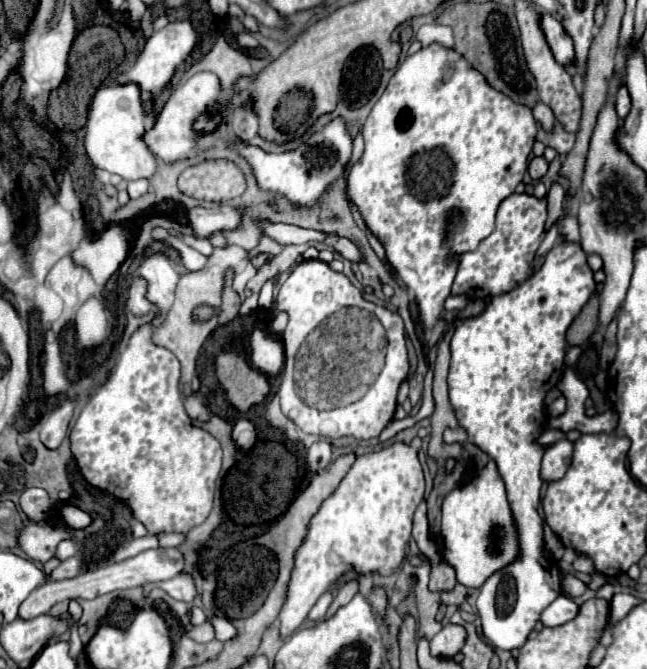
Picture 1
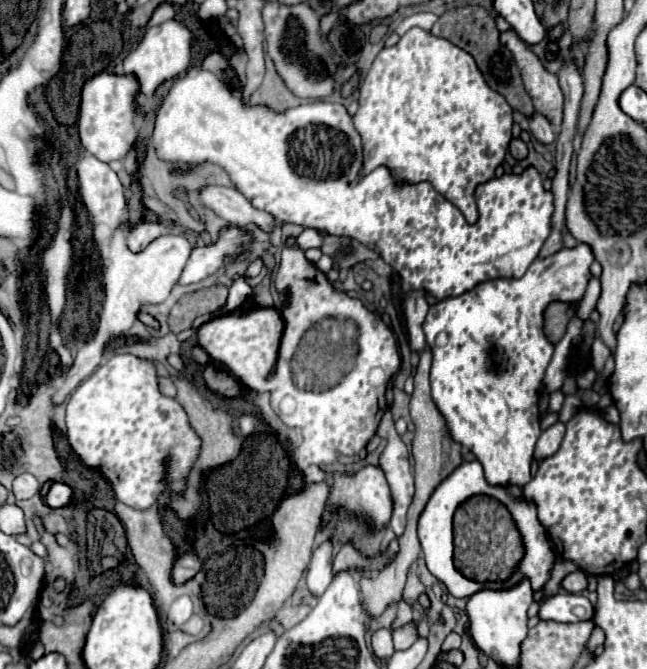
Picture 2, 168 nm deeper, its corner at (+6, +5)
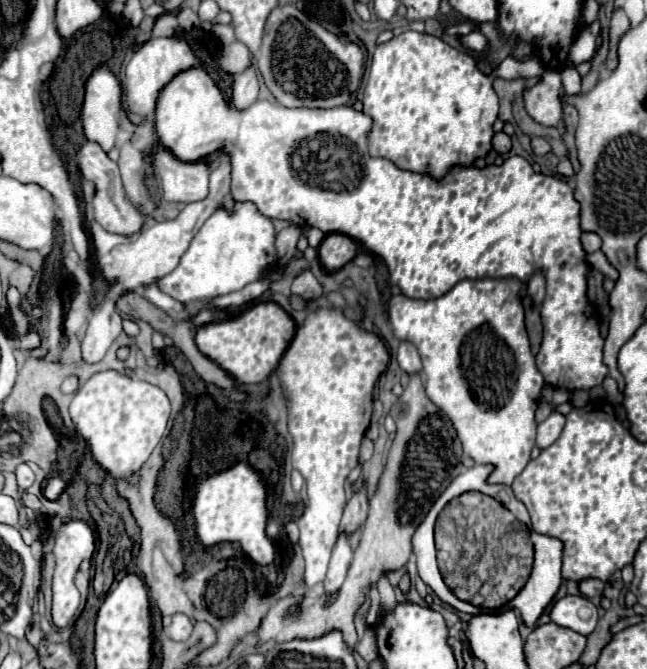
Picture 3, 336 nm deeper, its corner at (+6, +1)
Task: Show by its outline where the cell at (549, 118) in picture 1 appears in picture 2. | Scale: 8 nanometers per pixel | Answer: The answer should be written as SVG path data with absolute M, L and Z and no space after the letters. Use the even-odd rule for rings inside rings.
M535 113L535 115L529 119L529 125L531 125L531 133L533 133L533 137L535 137L539 143L547 145L547 143L551 143L551 141L555 139L553 129L551 129L549 121L547 121L543 115Z

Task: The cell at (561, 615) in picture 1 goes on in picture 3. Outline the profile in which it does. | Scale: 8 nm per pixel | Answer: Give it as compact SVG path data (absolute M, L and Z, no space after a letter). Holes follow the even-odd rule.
M565 595L563 599L555 601L549 617L553 623L573 629L581 635L589 635L597 627L597 607L581 595Z

